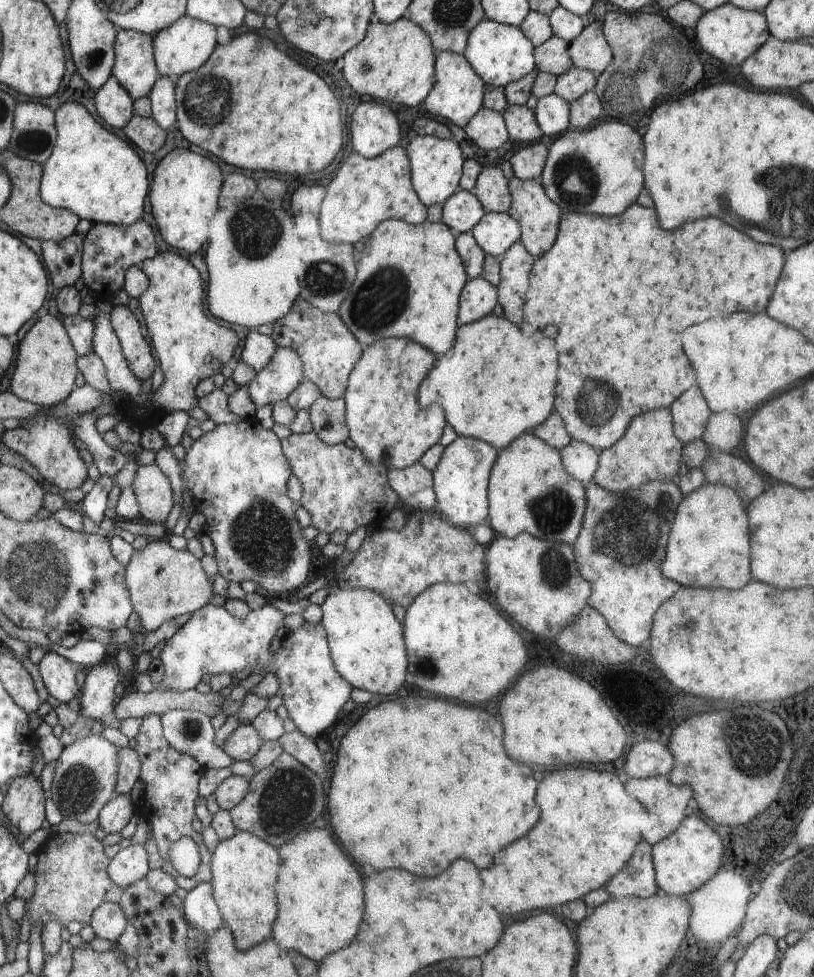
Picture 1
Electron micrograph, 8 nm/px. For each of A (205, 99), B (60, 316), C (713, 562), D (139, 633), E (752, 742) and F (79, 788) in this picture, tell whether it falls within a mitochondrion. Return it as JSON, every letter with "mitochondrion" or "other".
{"A":"mitochondrion","B":"other","C":"other","D":"other","E":"mitochondrion","F":"mitochondrion"}

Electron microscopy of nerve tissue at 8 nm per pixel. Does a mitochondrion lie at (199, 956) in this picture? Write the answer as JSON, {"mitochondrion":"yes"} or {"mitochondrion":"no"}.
{"mitochondrion":"no"}

